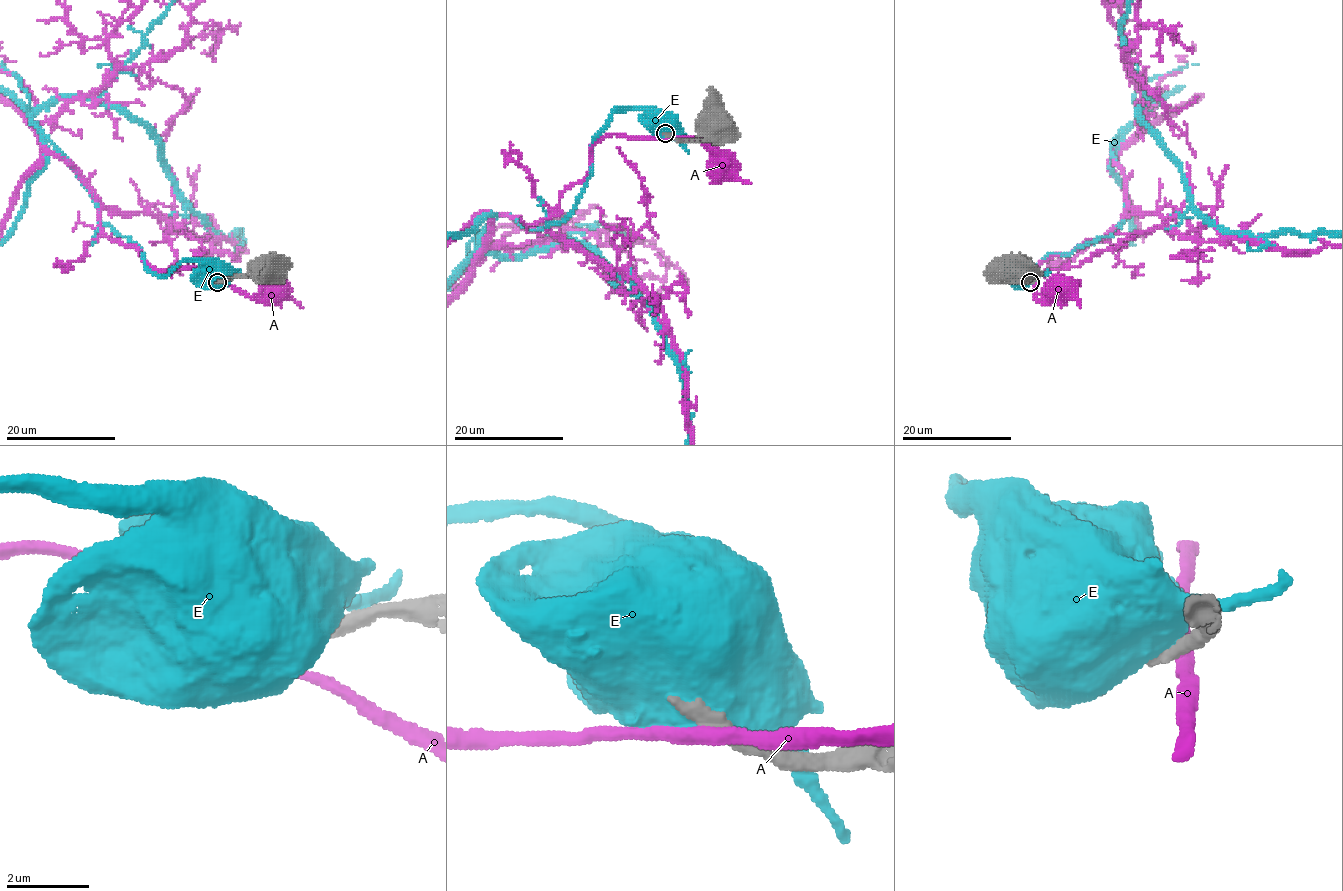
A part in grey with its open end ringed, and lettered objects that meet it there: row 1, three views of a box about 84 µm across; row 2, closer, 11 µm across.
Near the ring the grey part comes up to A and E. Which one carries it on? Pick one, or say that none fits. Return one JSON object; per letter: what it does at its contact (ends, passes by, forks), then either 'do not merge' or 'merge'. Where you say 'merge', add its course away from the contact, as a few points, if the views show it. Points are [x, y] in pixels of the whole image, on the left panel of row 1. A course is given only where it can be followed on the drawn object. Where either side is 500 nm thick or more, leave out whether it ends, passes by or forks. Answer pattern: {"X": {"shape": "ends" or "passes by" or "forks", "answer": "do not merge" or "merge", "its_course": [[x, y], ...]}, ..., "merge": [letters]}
{"A": {"shape": "passes by", "answer": "do not merge"}, "E": {"answer": "do not merge"}, "merge": []}

